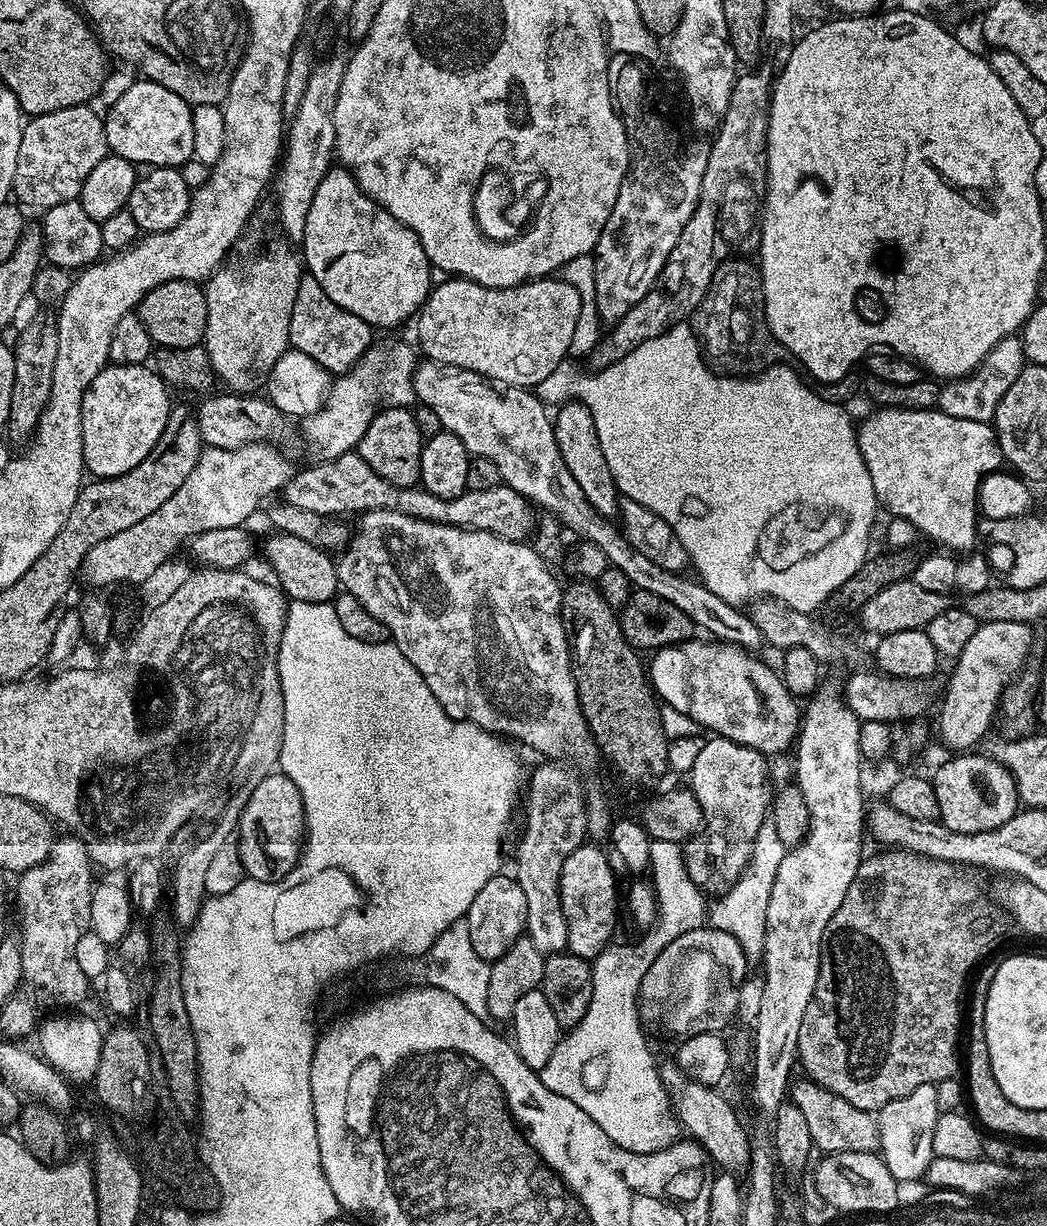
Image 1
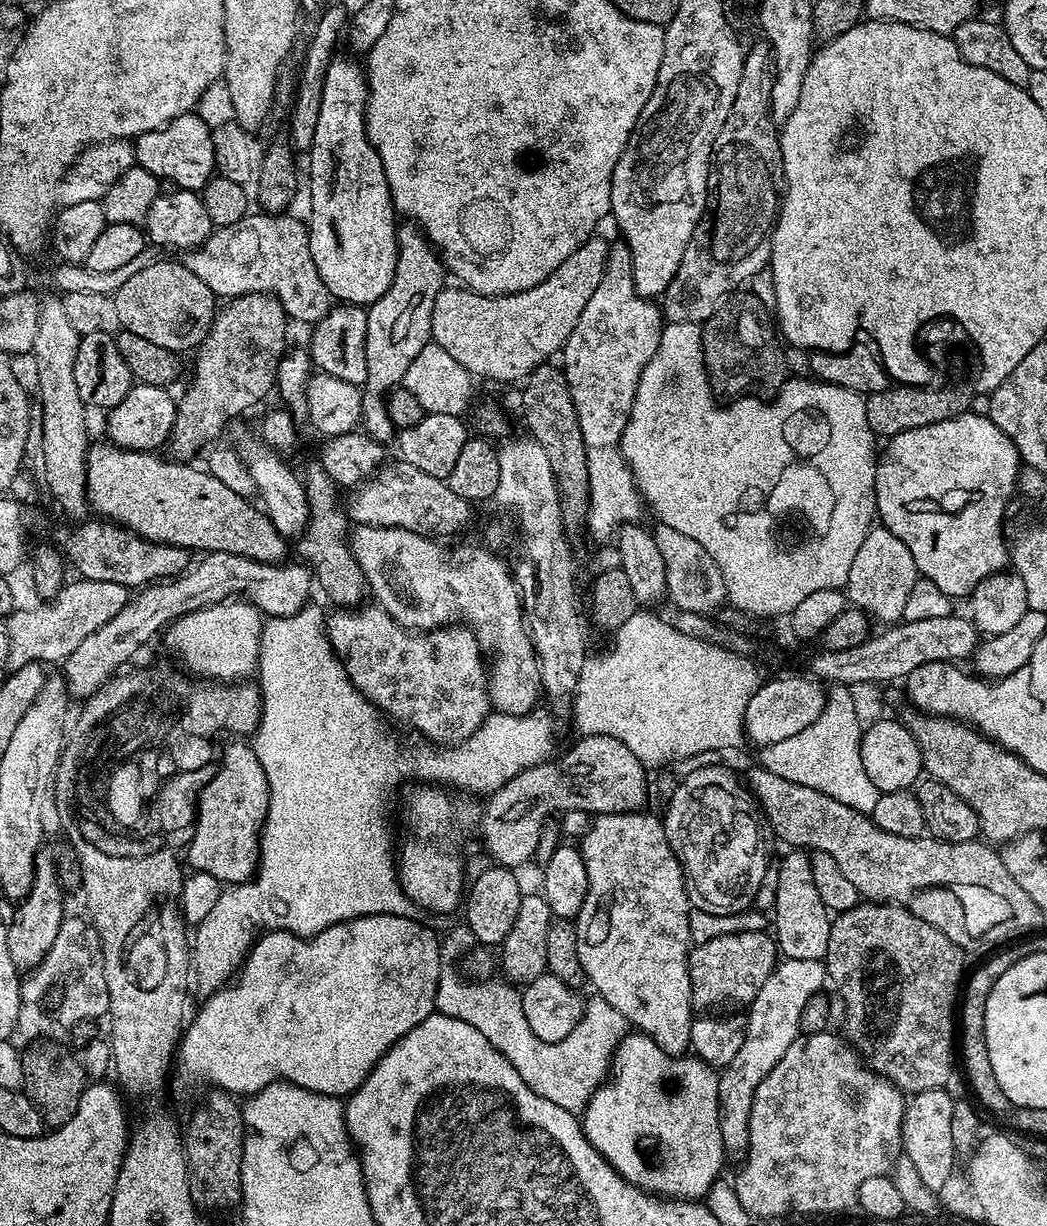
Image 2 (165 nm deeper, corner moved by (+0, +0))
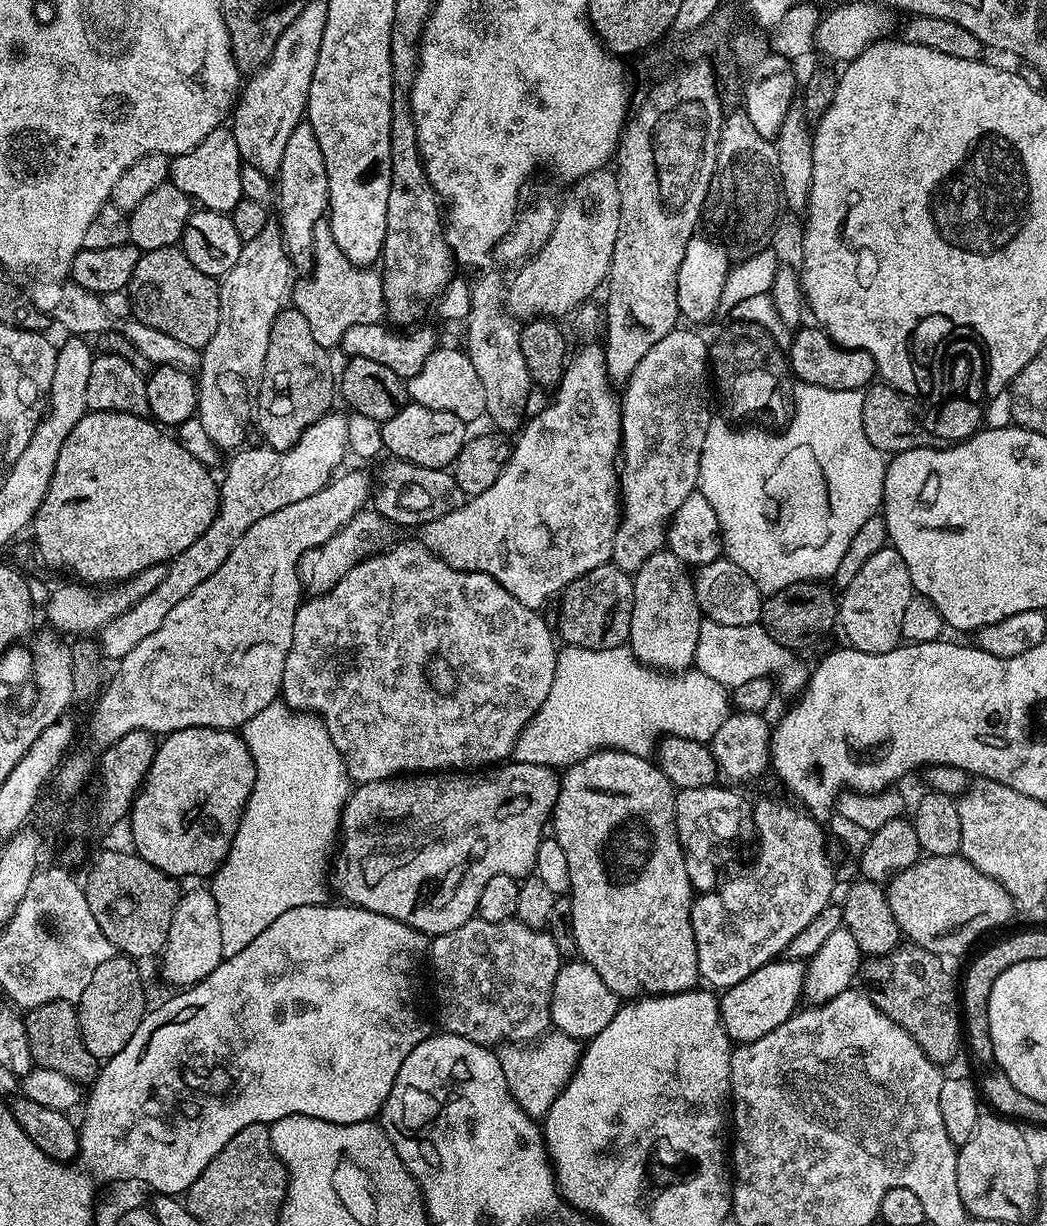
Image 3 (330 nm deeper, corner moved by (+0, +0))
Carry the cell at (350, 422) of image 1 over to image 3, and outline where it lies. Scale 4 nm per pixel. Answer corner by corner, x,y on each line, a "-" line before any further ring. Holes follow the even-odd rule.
438,346
422,362
422,370
406,382
408,394
413,404
430,406
430,410
446,410
466,422
472,422
486,413
486,390
474,370
474,362
467,351

